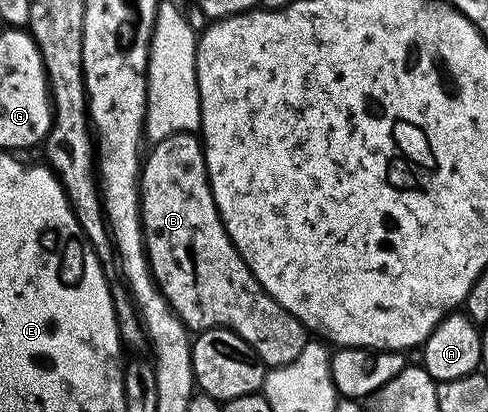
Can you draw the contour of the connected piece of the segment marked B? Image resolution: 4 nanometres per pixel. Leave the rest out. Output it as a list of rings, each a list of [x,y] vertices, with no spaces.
[[[180,131],[166,139],[156,140],[150,147],[153,148],[150,151],[148,148],[141,164],[141,225],[145,229],[145,249],[149,257],[149,267],[153,270],[153,279],[157,282],[157,287],[163,293],[163,297],[169,303],[171,310],[179,316],[181,322],[189,328],[190,332],[200,333],[210,331],[212,327],[225,327],[239,337],[243,337],[243,341],[247,341],[247,345],[251,345],[251,349],[255,349],[255,353],[265,362],[266,368],[282,367],[295,361],[295,357],[299,357],[299,353],[303,353],[305,348],[307,342],[306,329],[298,319],[291,317],[291,313],[287,313],[287,309],[283,309],[283,305],[279,305],[268,295],[263,289],[263,285],[259,285],[259,281],[255,281],[251,269],[247,269],[243,257],[229,240],[229,234],[219,217],[219,209],[215,205],[215,197],[211,193],[209,174],[205,164],[205,149],[201,145],[200,138],[194,132]]]

